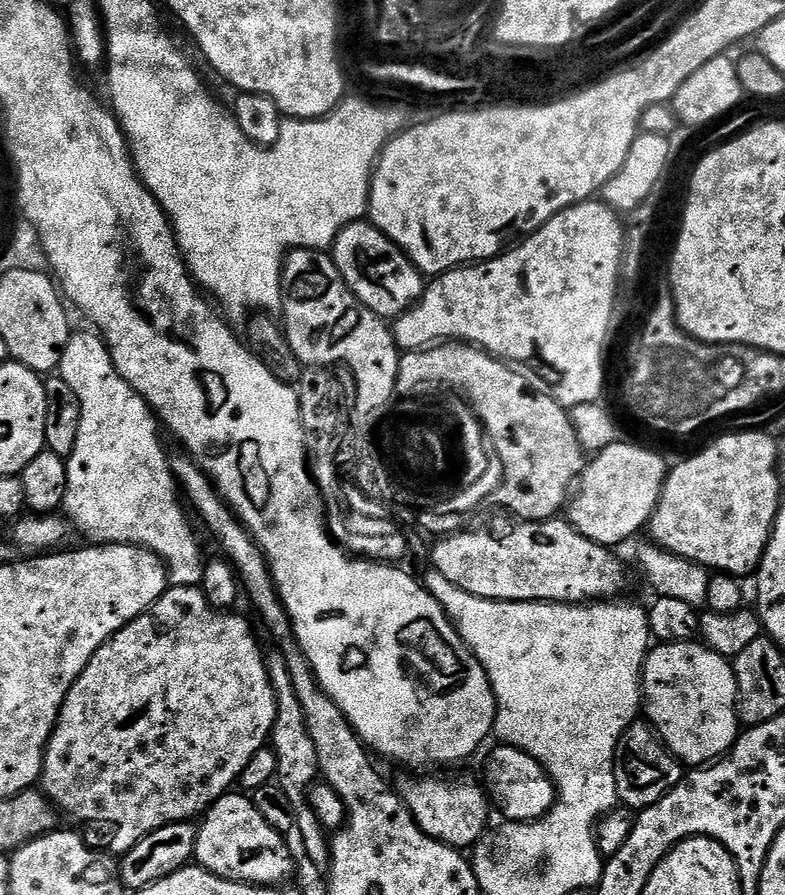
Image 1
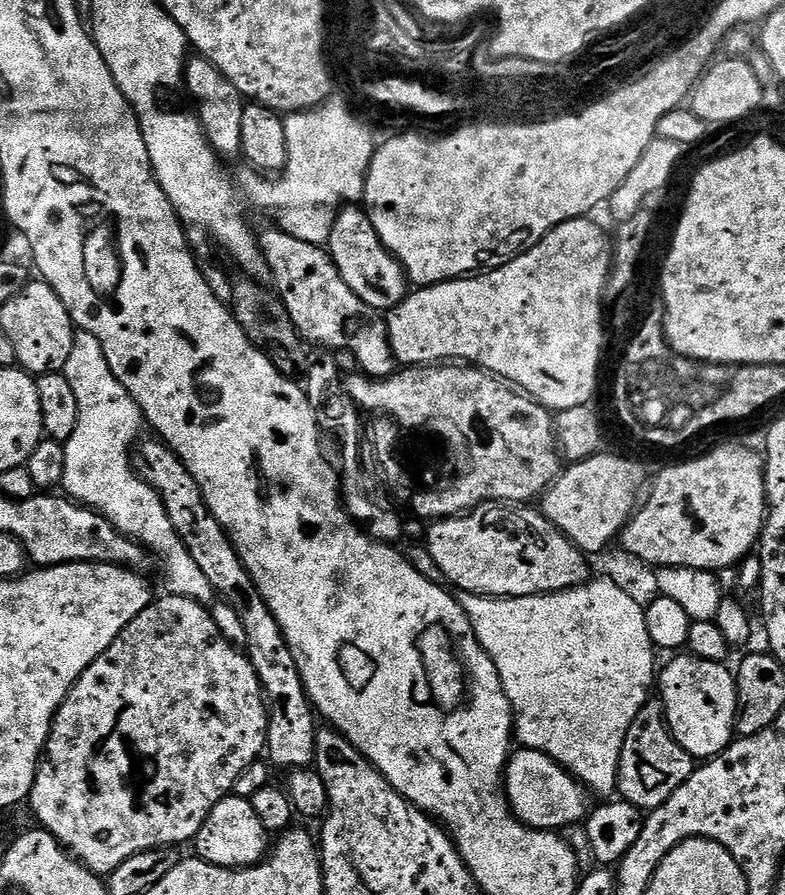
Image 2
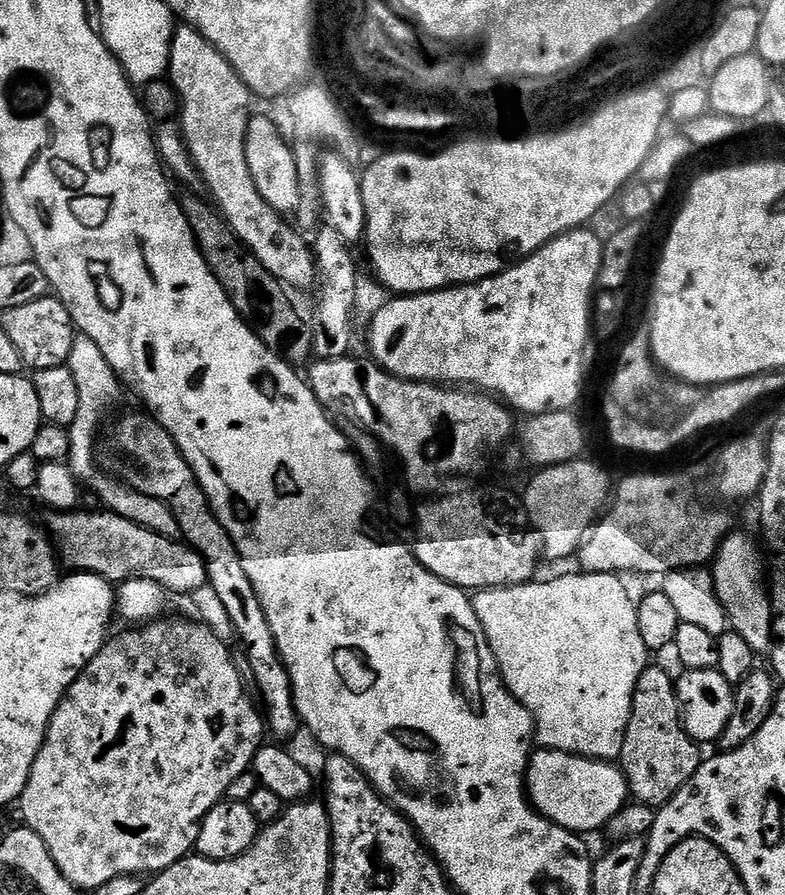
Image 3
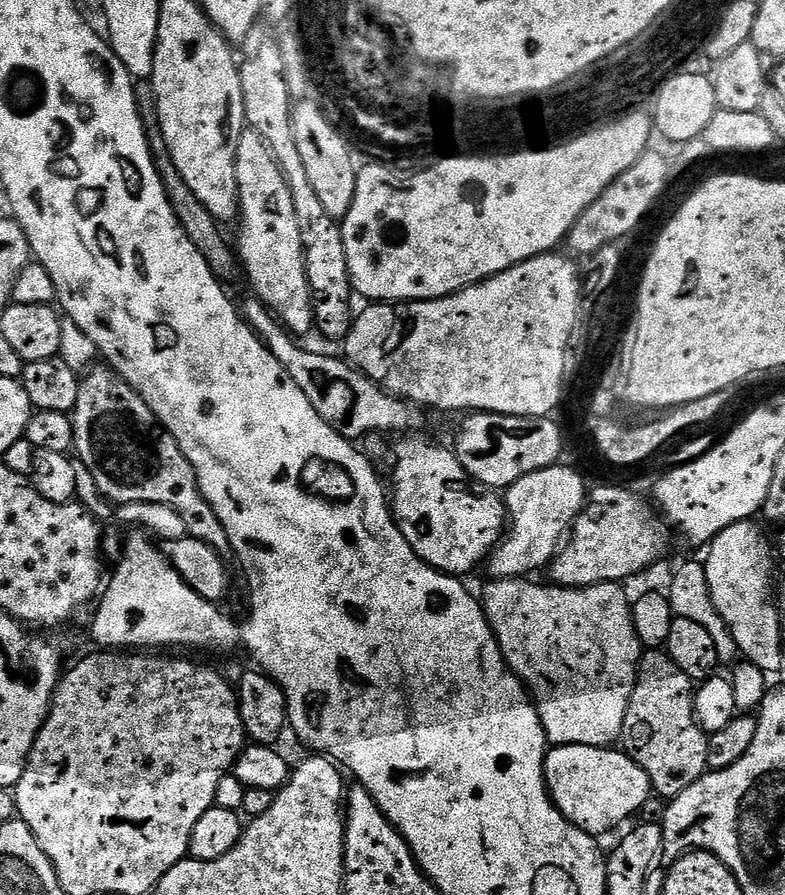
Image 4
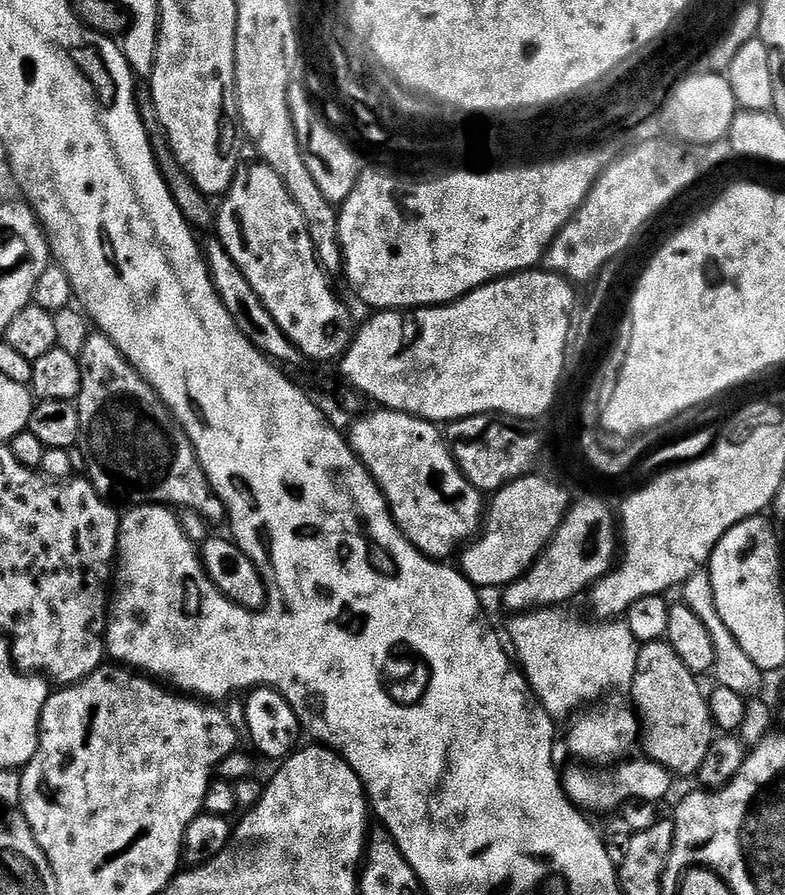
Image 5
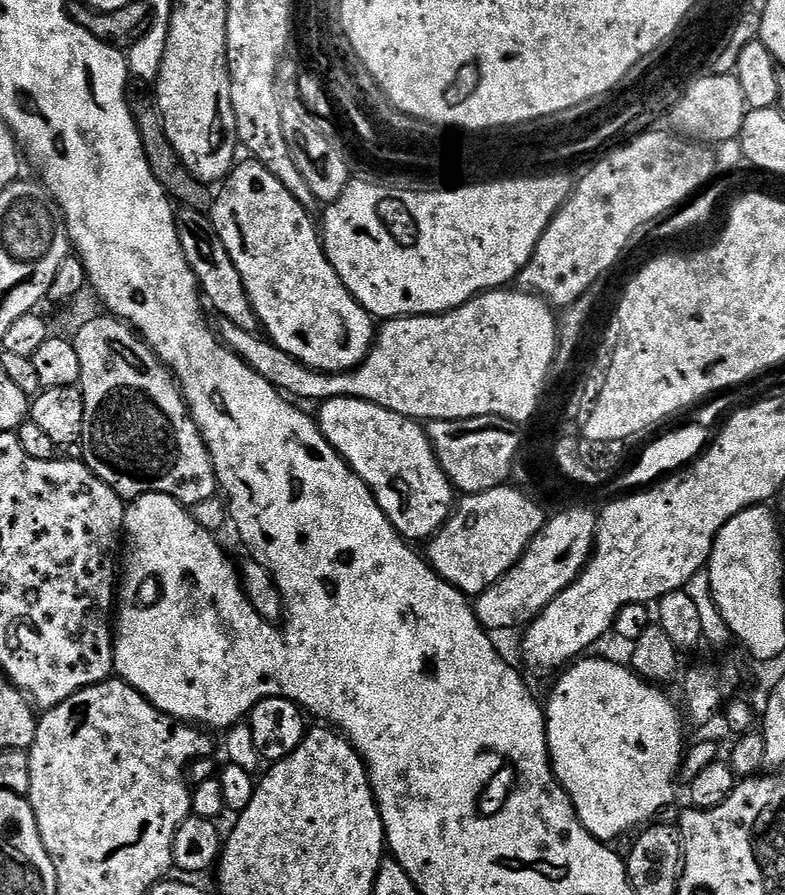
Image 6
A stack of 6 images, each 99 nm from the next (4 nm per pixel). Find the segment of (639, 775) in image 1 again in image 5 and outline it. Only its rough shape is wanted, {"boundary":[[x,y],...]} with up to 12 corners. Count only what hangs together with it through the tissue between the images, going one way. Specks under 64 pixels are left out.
{"boundary":[[667,639],[639,645],[639,747],[696,776],[718,729]]}

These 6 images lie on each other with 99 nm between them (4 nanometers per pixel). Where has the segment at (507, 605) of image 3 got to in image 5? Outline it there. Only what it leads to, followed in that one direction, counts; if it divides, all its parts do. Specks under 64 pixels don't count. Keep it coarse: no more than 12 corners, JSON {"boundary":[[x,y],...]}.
{"boundary":[[549,606],[507,640],[560,722],[631,685],[627,623]]}

